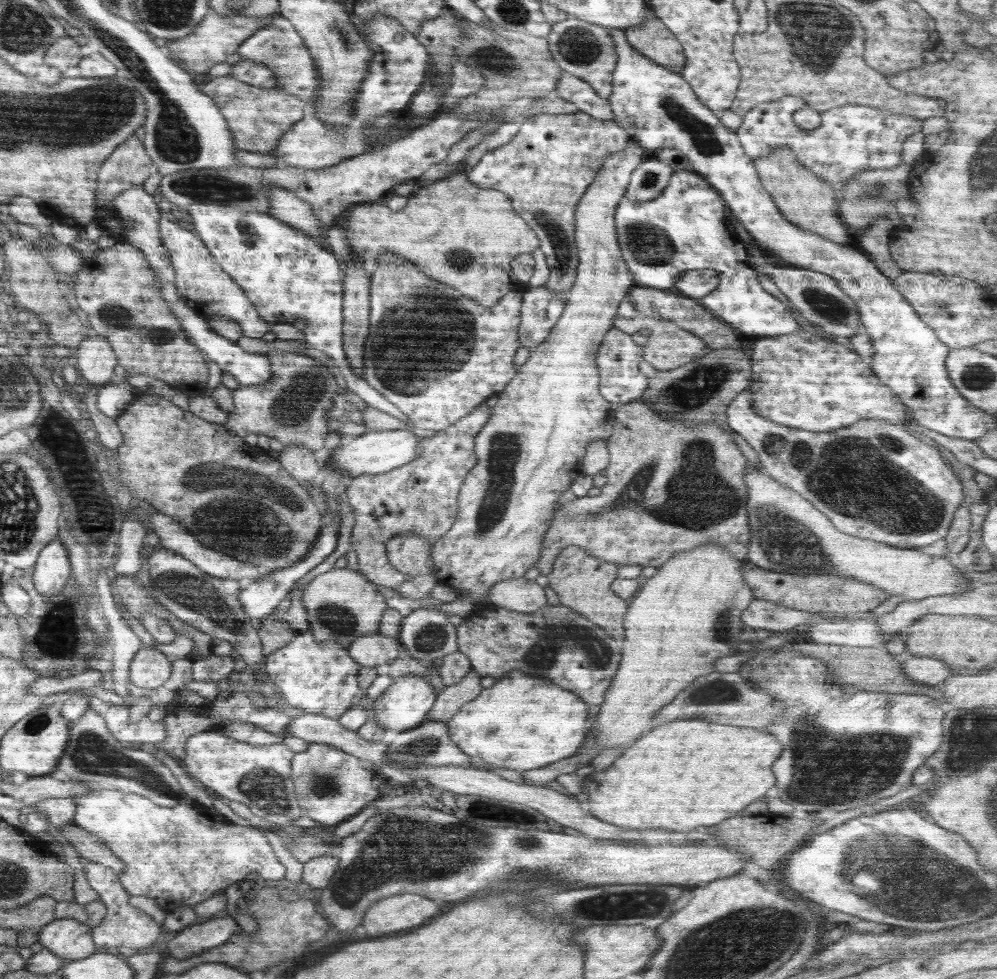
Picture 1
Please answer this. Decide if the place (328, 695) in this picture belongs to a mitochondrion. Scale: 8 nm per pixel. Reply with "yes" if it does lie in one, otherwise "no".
no

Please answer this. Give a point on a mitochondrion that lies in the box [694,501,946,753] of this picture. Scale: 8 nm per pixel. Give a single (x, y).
(723, 630)

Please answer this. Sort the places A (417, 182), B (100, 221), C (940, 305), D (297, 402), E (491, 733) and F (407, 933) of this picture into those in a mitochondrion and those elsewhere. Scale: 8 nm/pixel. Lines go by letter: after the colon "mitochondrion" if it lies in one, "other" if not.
A: other
B: other
C: mitochondrion
D: mitochondrion
E: mitochondrion
F: other

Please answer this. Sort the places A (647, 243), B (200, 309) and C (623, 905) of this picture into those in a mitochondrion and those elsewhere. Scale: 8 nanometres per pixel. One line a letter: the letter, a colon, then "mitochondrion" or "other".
A: mitochondrion
B: other
C: mitochondrion

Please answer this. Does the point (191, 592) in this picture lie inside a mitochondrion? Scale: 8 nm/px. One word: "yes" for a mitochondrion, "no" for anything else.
yes

